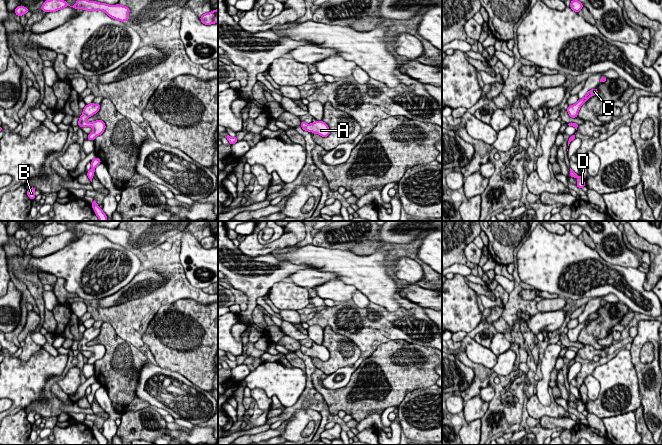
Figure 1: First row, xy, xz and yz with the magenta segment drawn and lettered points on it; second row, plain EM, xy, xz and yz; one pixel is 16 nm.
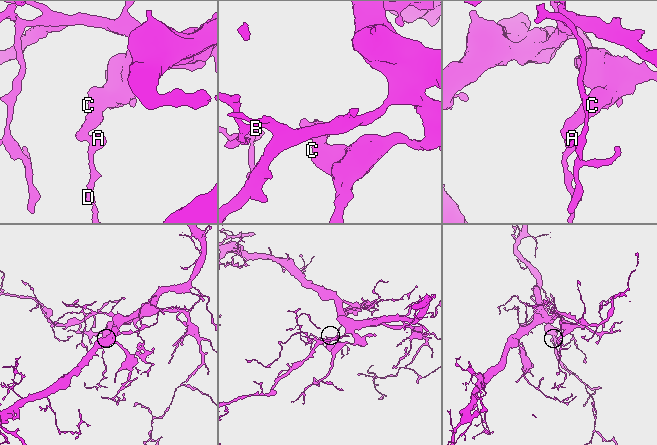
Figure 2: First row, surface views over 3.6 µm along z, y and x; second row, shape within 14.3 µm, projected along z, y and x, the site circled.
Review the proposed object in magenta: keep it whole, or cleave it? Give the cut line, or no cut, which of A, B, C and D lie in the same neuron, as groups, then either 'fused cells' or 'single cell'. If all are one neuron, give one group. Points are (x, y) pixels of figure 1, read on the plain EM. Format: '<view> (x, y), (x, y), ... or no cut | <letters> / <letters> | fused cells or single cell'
no cut | A B C D | single cell

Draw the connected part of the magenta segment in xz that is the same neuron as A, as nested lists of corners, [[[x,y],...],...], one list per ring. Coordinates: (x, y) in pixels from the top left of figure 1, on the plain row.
[[[315,345],[311,348],[301,346],[301,352],[305,355],[312,356],[313,358],[318,358],[321,361],[328,361],[330,358],[328,349],[323,345]]]

